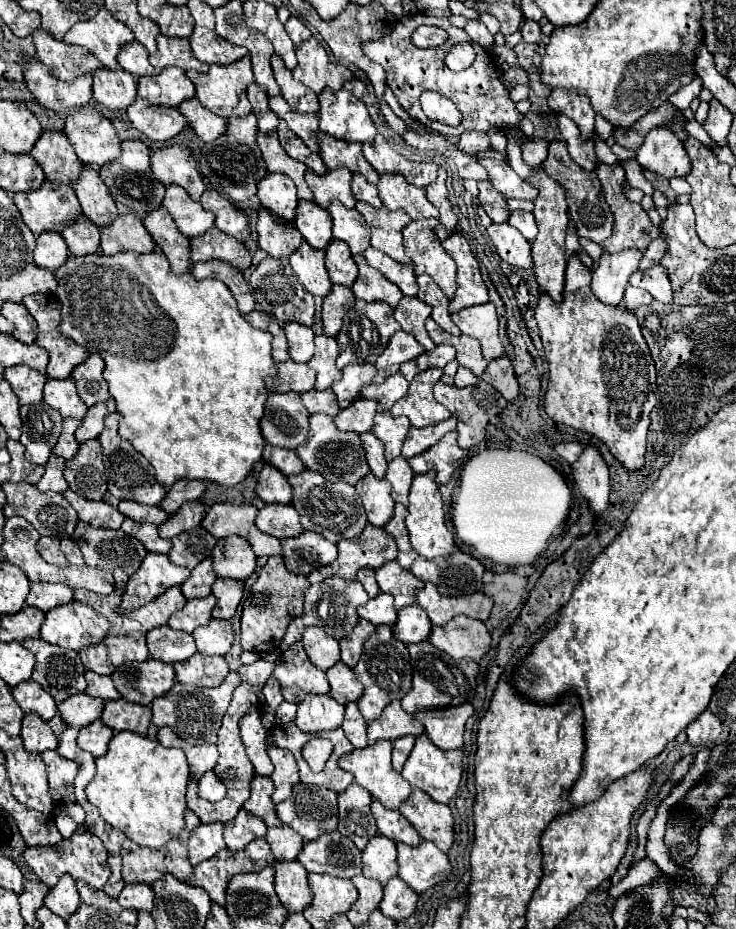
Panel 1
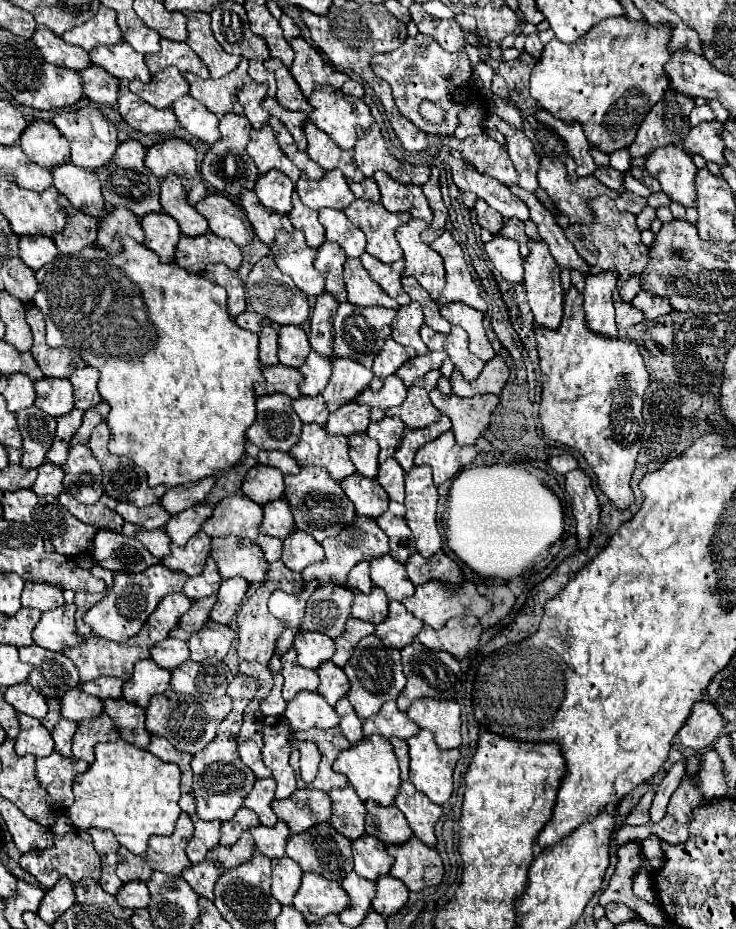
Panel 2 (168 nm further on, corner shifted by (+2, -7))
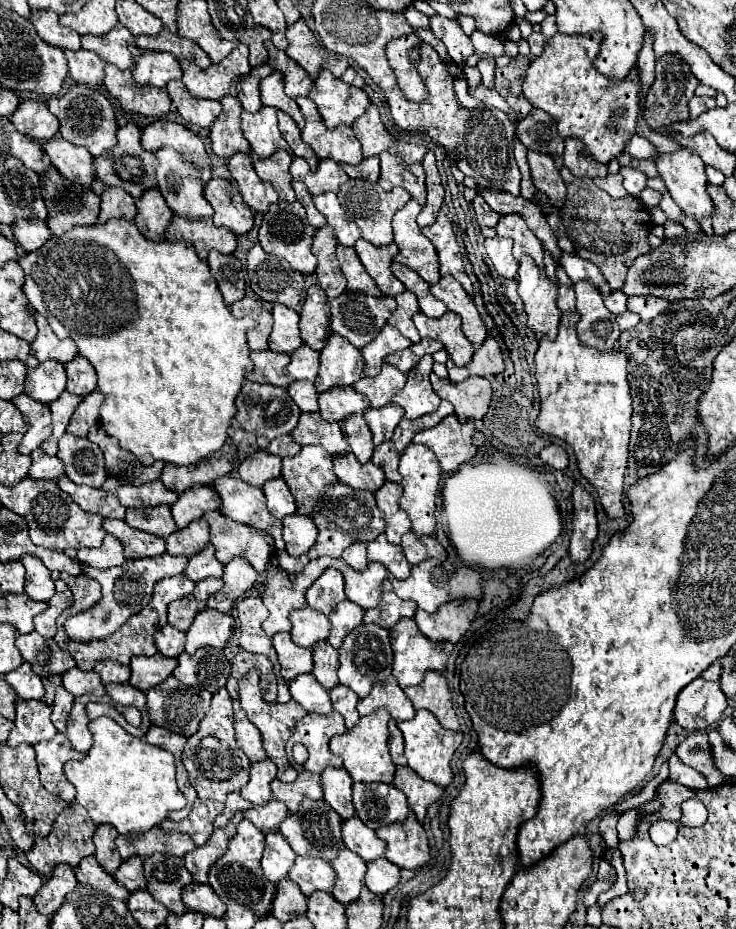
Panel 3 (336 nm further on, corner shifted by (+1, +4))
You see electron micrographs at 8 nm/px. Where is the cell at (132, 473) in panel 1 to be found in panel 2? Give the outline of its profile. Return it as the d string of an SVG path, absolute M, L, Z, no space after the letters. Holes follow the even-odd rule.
M103 422L103 424L99 424L99 426L93 430L91 440L89 440L87 446L91 448L93 456L95 456L97 462L101 464L103 490L105 490L105 494L111 496L111 498L115 498L117 502L131 502L131 504L135 504L135 506L139 506L139 508L159 502L161 496L163 496L163 492L165 492L167 488L165 488L165 486L155 486L155 488L147 486L147 474L145 474L133 460L129 460L127 456L111 454L111 452L107 450L107 442L109 442L109 428L107 428L107 424Z

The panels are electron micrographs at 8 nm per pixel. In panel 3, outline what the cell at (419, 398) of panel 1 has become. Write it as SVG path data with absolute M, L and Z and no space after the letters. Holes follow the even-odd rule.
M432 355L422 357L420 365L410 369L406 387L392 397L392 401L406 411L406 419L418 419L420 415L438 409L440 397L432 391L430 373L432 373Z

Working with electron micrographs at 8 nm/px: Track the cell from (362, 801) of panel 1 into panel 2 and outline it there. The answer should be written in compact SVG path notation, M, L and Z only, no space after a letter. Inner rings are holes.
M347 784L345 788L333 788L329 792L333 802L331 826L349 840L357 840L365 834L365 806L357 792Z

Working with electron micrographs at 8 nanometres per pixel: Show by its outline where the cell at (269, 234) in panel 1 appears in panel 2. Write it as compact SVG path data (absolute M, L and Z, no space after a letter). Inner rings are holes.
M243 190L239 194L239 200L241 200L241 206L245 210L247 220L253 224L253 228L255 228L255 232L261 238L263 244L271 246L271 242L275 240L277 230L281 230L281 228L291 230L289 218L283 216L283 214L279 214L279 212L271 212L269 208L265 208L257 200L257 196L255 196L253 190Z

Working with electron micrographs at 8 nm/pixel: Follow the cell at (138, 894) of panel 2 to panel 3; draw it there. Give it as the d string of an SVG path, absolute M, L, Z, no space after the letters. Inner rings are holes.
M132 857L130 861L122 861L122 865L118 867L114 879L120 887L128 889L130 893L138 891L138 889L146 889L146 877L142 873L142 859Z

